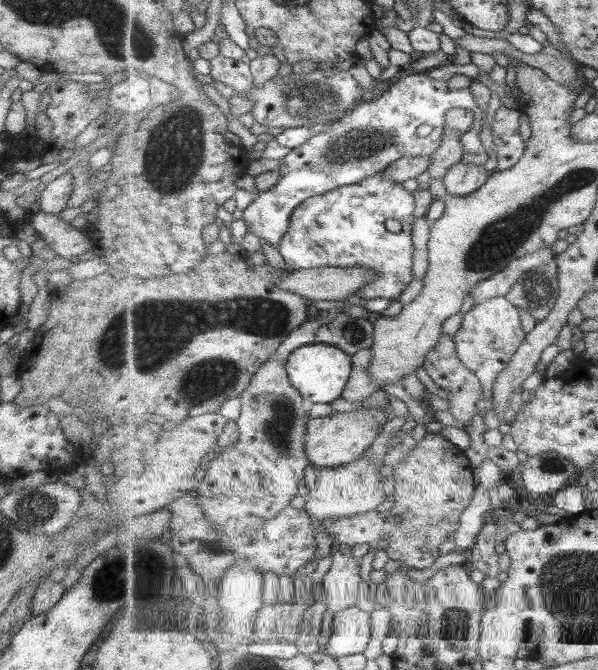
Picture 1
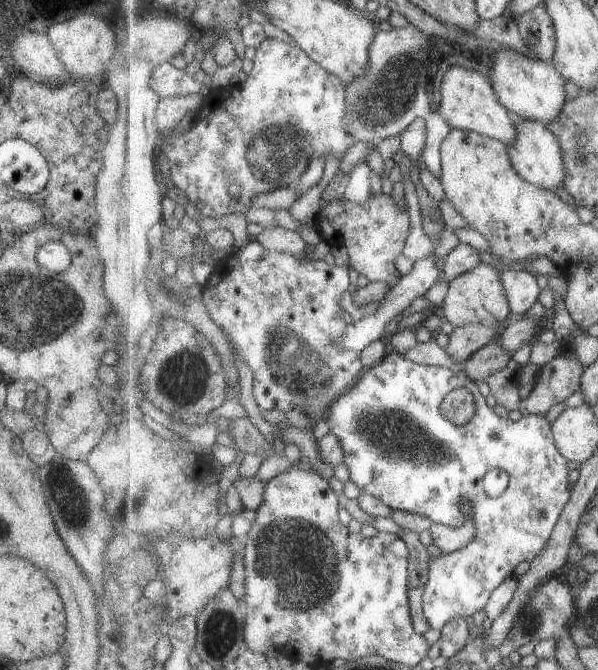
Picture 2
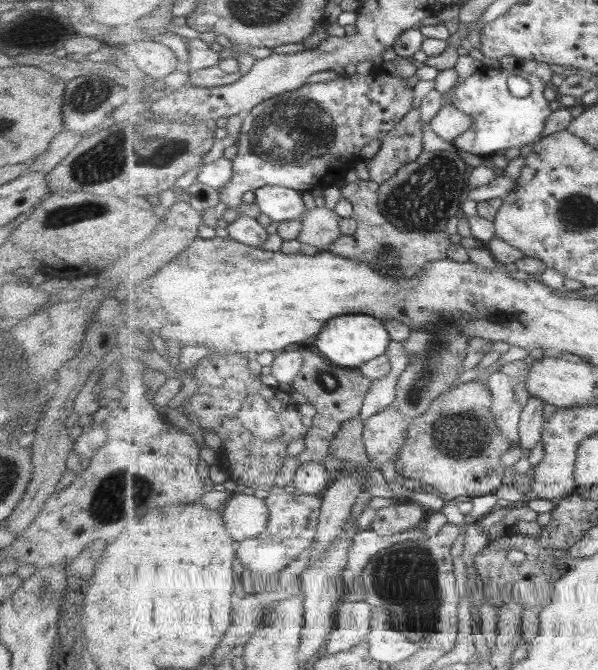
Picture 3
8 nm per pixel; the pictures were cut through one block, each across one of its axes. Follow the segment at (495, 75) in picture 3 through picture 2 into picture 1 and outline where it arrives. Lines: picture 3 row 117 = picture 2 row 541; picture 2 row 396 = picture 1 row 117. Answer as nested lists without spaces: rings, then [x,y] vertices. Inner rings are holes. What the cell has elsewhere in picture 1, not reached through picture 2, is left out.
[[[416,73],[397,81],[391,86],[386,86],[383,96],[363,100],[347,116],[341,120],[328,124],[324,131],[313,135],[303,146],[292,149],[280,160],[279,170],[281,178],[276,186],[267,192],[260,192],[245,210],[243,219],[249,224],[249,230],[259,235],[263,242],[267,242],[278,249],[281,239],[292,225],[292,216],[298,206],[308,198],[323,195],[345,186],[352,186],[365,179],[383,173],[389,165],[407,156],[432,156],[442,145],[444,126],[447,125],[447,114],[453,108],[467,109],[474,114],[474,122],[471,129],[467,130],[461,140],[464,144],[462,162],[465,164],[485,165],[489,160],[487,148],[481,142],[483,124],[485,124],[485,112],[477,106],[477,100],[469,88],[451,88],[445,80],[433,80],[426,73]]]

